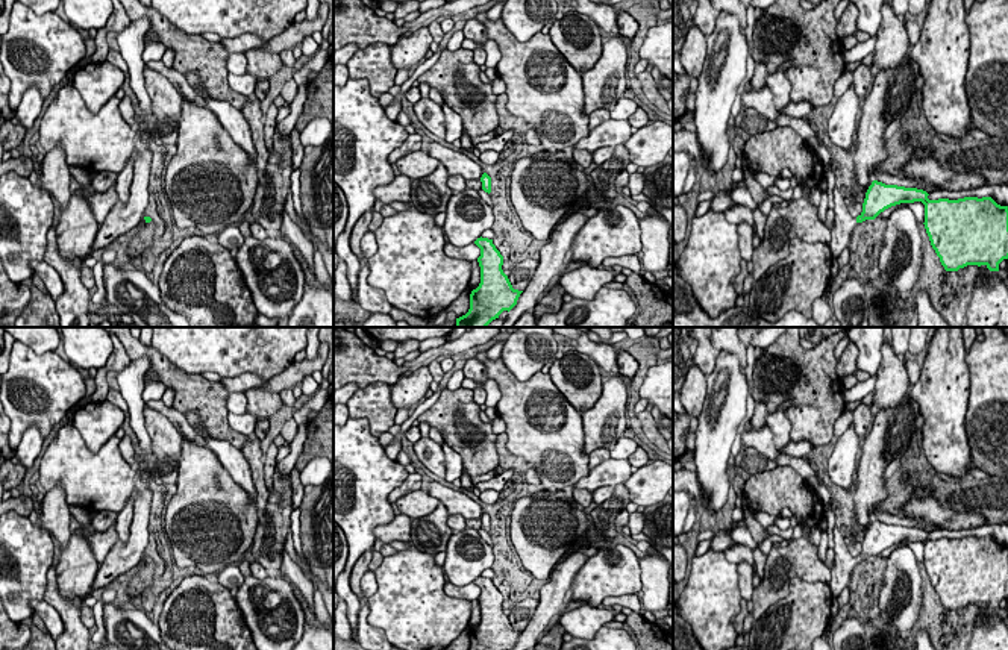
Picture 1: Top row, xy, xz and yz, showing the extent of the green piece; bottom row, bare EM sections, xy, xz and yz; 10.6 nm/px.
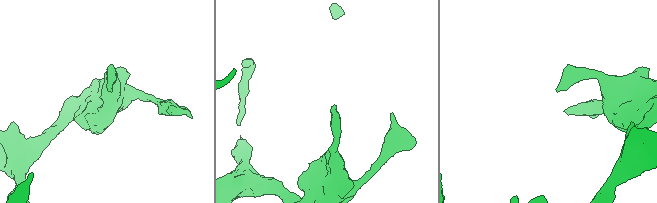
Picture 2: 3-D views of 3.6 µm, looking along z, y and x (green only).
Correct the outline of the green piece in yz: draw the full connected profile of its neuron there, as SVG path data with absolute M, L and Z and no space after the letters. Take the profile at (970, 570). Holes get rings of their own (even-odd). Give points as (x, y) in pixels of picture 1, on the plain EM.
M873 520L866 532L862 552L853 558L834 527L835 561L829 568L832 597L838 597L849 585L858 562L875 559L896 544L922 541L926 573L946 611L958 611L967 605L985 605L990 611L999 611L999 603L1008 598L1008 545L997 544L991 536L929 539L928 535L923 529Z

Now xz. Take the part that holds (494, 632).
M481 576L474 583L481 588L477 597L481 623L470 633L468 650L511 650L523 630L514 629L503 612L503 595L493 583L493 579Z

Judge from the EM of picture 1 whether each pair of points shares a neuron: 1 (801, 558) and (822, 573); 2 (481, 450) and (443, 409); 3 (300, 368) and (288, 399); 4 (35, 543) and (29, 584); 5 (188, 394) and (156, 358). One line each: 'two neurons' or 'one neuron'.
1: one neuron
2: one neuron
3: two neurons
4: one neuron
5: one neuron

